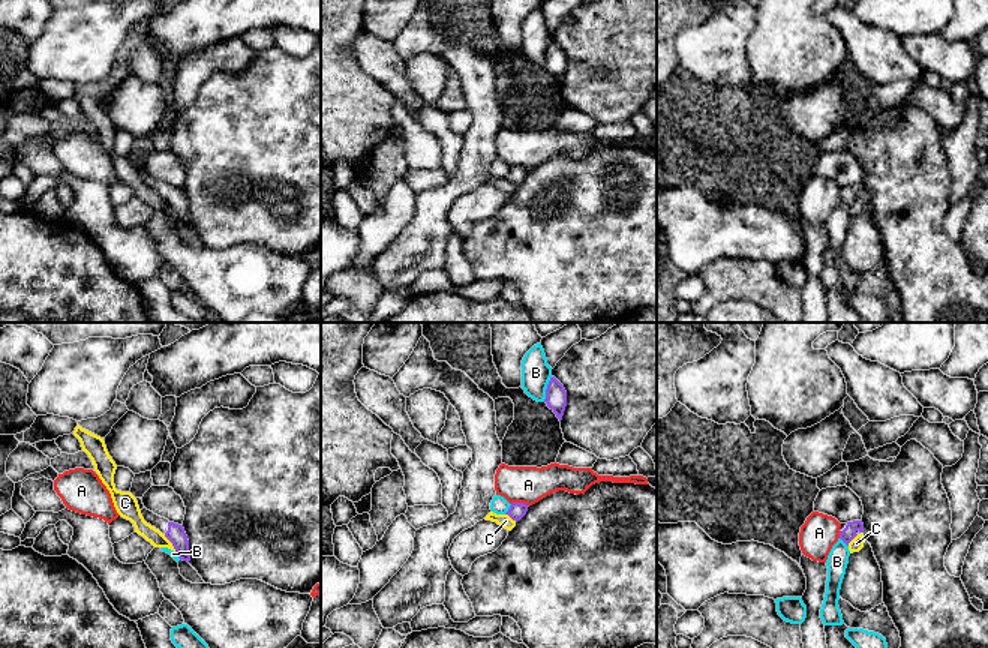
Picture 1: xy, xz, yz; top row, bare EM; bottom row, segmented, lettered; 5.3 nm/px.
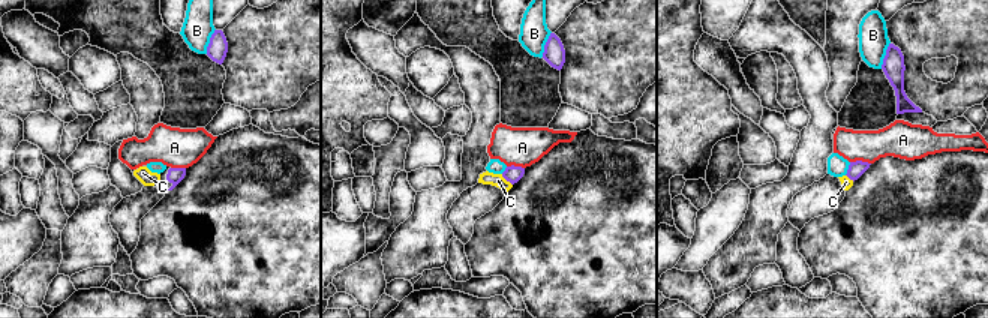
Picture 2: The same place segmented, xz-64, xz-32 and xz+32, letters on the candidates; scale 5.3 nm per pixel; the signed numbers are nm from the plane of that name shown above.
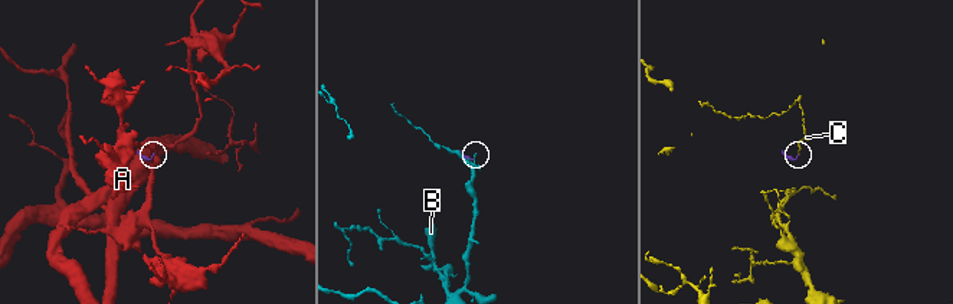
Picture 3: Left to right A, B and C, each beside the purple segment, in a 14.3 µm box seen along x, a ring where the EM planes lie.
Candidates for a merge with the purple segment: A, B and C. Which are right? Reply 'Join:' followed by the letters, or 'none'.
Join: none

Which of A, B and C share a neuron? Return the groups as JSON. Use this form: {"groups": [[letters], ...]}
{"groups": [["A"], ["B"], ["C"]]}

